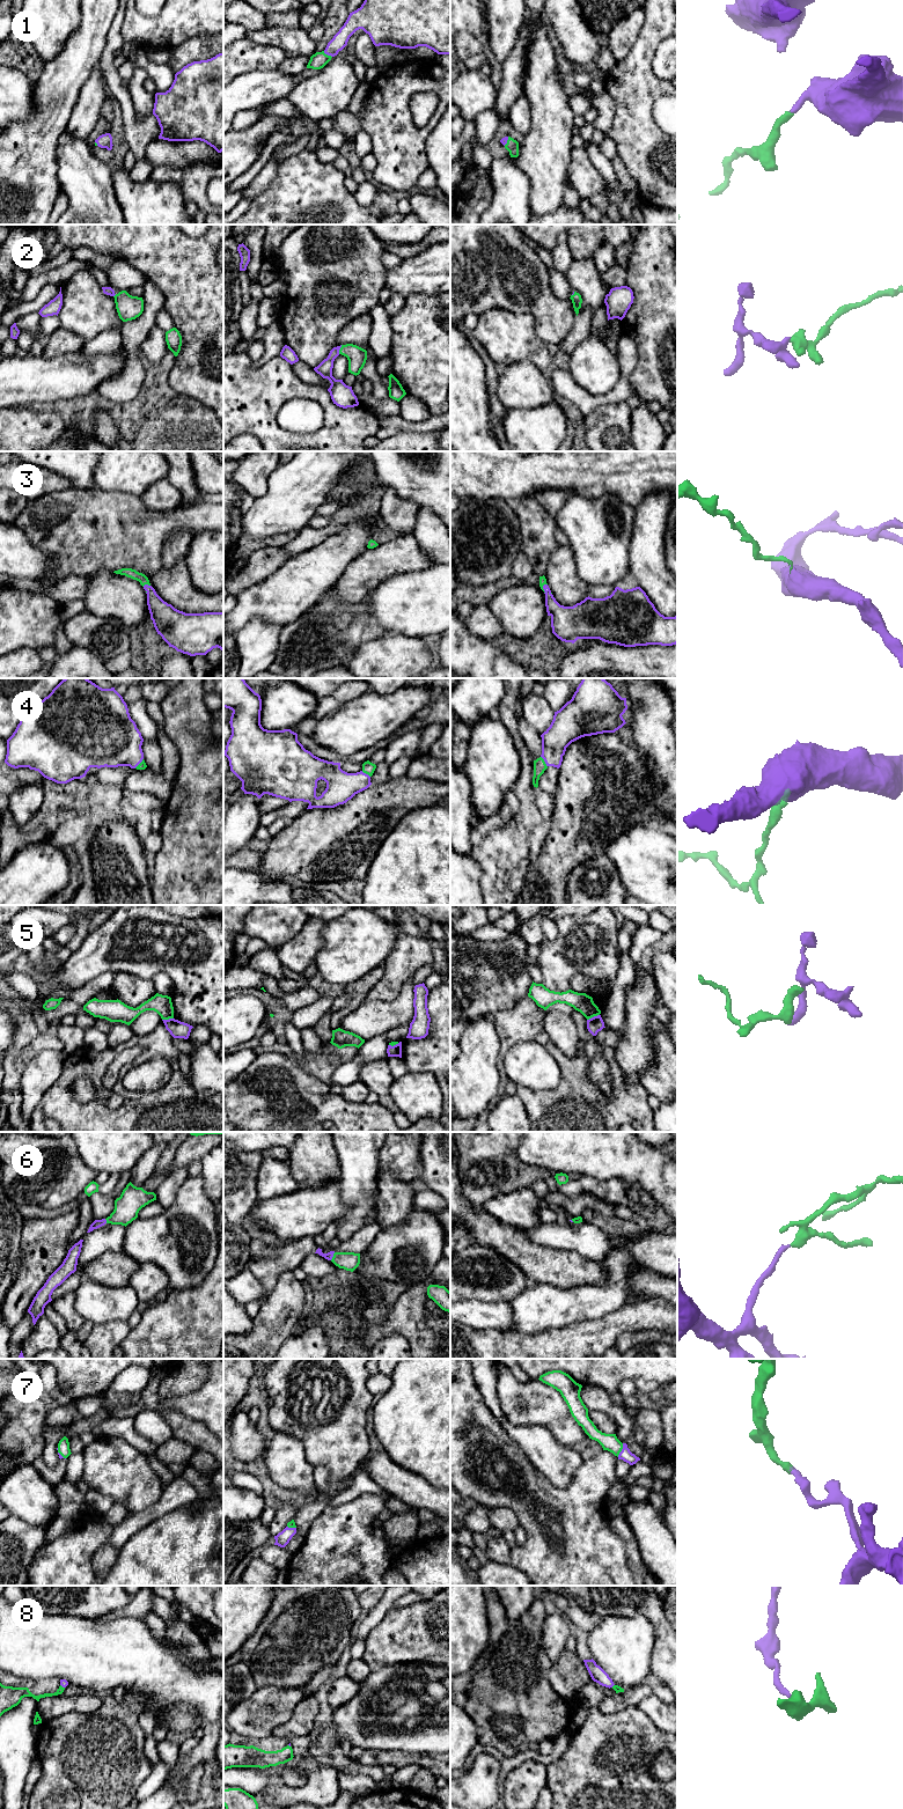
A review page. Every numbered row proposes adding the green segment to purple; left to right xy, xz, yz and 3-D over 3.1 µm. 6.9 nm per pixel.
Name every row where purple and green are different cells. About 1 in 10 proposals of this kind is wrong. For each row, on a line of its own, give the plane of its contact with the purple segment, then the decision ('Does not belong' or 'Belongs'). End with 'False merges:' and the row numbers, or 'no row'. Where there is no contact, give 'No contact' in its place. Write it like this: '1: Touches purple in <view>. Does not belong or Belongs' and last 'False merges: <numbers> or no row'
1: Touches purple in xz. Belongs
2: Touches purple in xz. Belongs
3: Touches purple in xy. Belongs
4: Touches purple in yz. Belongs
5: Touches purple in yz. Belongs
6: Touches purple in xz. Belongs
7: Touches purple in yz. Belongs
8: Touches purple in xy. Belongs
False merges: no row

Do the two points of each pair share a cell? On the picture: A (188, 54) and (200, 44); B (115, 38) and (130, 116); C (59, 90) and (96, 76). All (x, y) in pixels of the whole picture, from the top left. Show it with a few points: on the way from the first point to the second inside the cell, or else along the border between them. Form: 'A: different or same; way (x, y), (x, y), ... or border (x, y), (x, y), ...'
A: same; way (191, 51), (197, 48)
B: same; way (108, 58), (108, 68), (123, 96)
C: different; border (98, 61), (81, 87), (74, 104)

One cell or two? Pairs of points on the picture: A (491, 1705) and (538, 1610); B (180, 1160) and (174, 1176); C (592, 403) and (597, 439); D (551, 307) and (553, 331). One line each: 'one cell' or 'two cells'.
A: one cell
B: two cells
C: two cells
D: one cell

